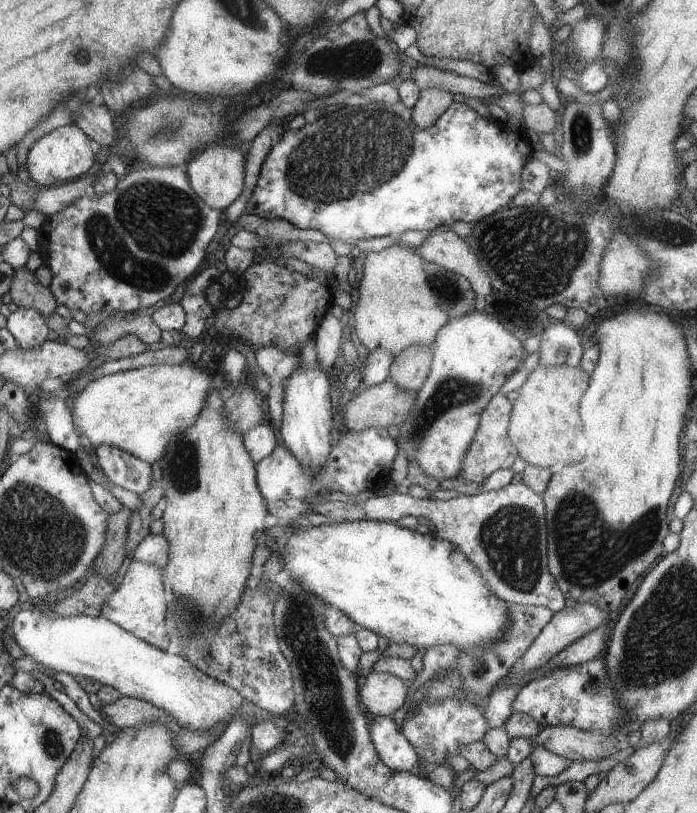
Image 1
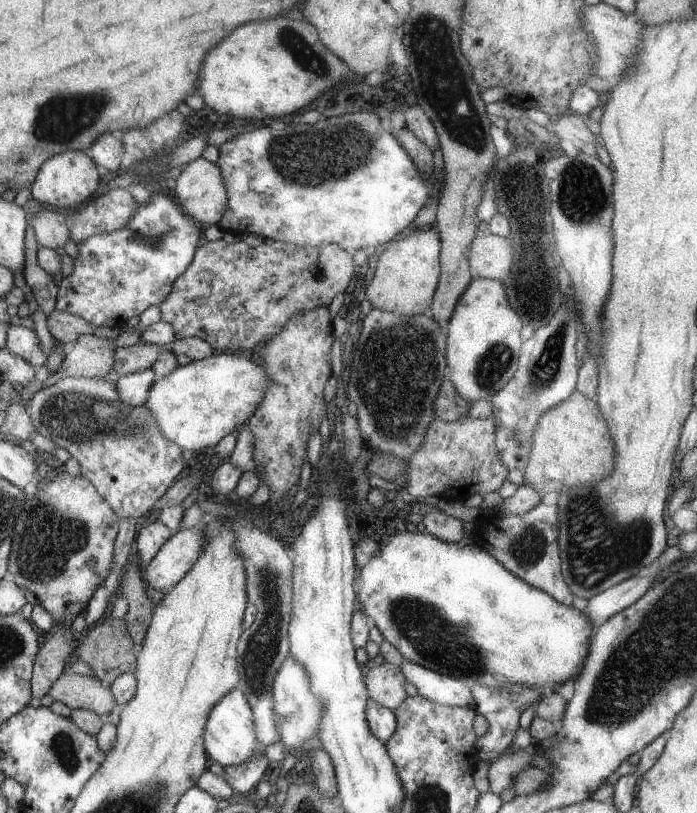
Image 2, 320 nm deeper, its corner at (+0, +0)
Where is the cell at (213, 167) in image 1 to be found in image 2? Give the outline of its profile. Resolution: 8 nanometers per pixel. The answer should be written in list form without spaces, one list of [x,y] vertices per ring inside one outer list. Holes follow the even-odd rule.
[[[200,156],[188,163],[173,185],[173,191],[180,201],[183,211],[192,217],[192,220],[205,227],[219,224],[228,206],[227,189],[223,184],[223,173],[218,164],[210,163]]]

